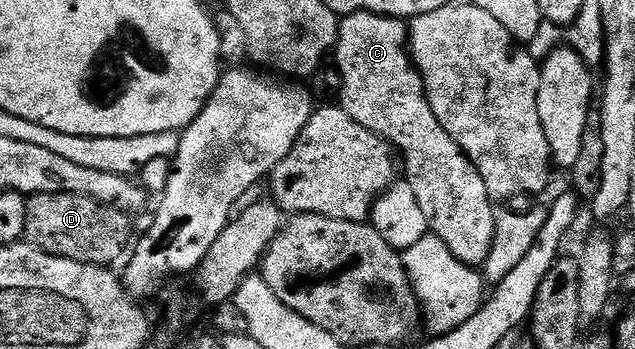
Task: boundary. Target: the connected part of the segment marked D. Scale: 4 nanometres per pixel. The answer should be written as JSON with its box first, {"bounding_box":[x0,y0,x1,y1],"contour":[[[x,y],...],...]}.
{"bounding_box":[24,193,128,268],"contour":[[[74,193],[29,195],[26,198],[24,239],[47,255],[111,268],[128,243],[128,219],[125,212],[100,204],[89,196]]]}

